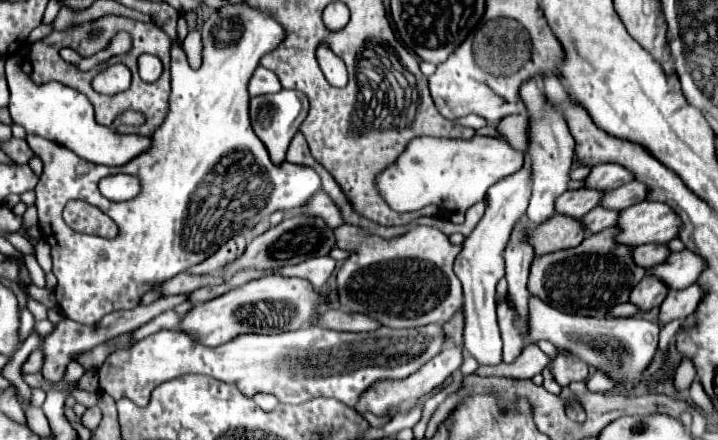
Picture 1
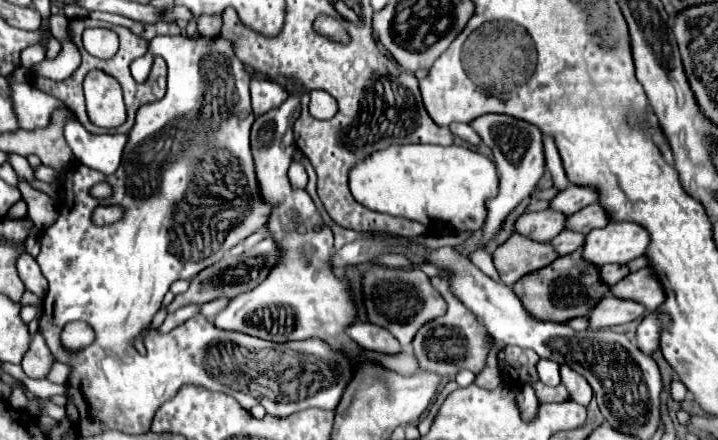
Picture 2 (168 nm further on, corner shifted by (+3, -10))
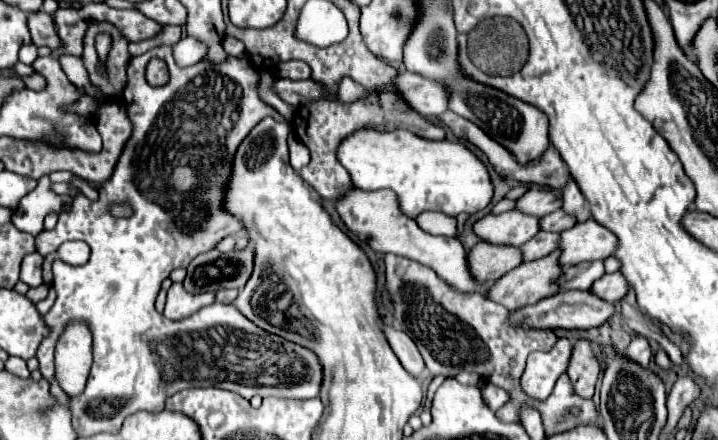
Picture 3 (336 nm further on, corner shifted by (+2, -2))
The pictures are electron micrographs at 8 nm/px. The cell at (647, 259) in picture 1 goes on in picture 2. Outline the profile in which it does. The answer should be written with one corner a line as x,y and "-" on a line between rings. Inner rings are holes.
605,264
599,270
601,270
601,280
605,280
605,284
611,284
611,286
629,274
627,264

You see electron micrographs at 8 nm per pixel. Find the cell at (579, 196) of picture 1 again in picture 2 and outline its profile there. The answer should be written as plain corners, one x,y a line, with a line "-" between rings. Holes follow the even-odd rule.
547,208
541,212
525,212
517,220
515,230
523,236
533,238
533,240
549,242
565,230
565,220
567,220
567,214
557,212
553,208

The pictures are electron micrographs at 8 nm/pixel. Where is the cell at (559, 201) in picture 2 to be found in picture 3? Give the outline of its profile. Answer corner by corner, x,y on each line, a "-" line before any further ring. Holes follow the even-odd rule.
532,186
522,198
516,200
516,210
526,212
530,216
538,216
538,218
542,218
558,208
562,208
560,194
556,194
554,190
538,188
538,186

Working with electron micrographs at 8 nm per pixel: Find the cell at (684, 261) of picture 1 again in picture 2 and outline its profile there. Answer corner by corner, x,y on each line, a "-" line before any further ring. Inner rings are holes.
651,266
631,272
611,290
613,290
613,296
623,298
623,300
635,300
651,312
657,310
665,302
665,288

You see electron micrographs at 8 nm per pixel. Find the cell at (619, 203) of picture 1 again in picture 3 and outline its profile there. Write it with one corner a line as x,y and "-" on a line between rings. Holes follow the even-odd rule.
556,210
552,214
546,214
540,220
542,220
542,228
540,230
556,232
556,234
560,234
560,232
564,232
564,230
568,230
568,228
572,228
576,224
576,218
566,214
564,210

